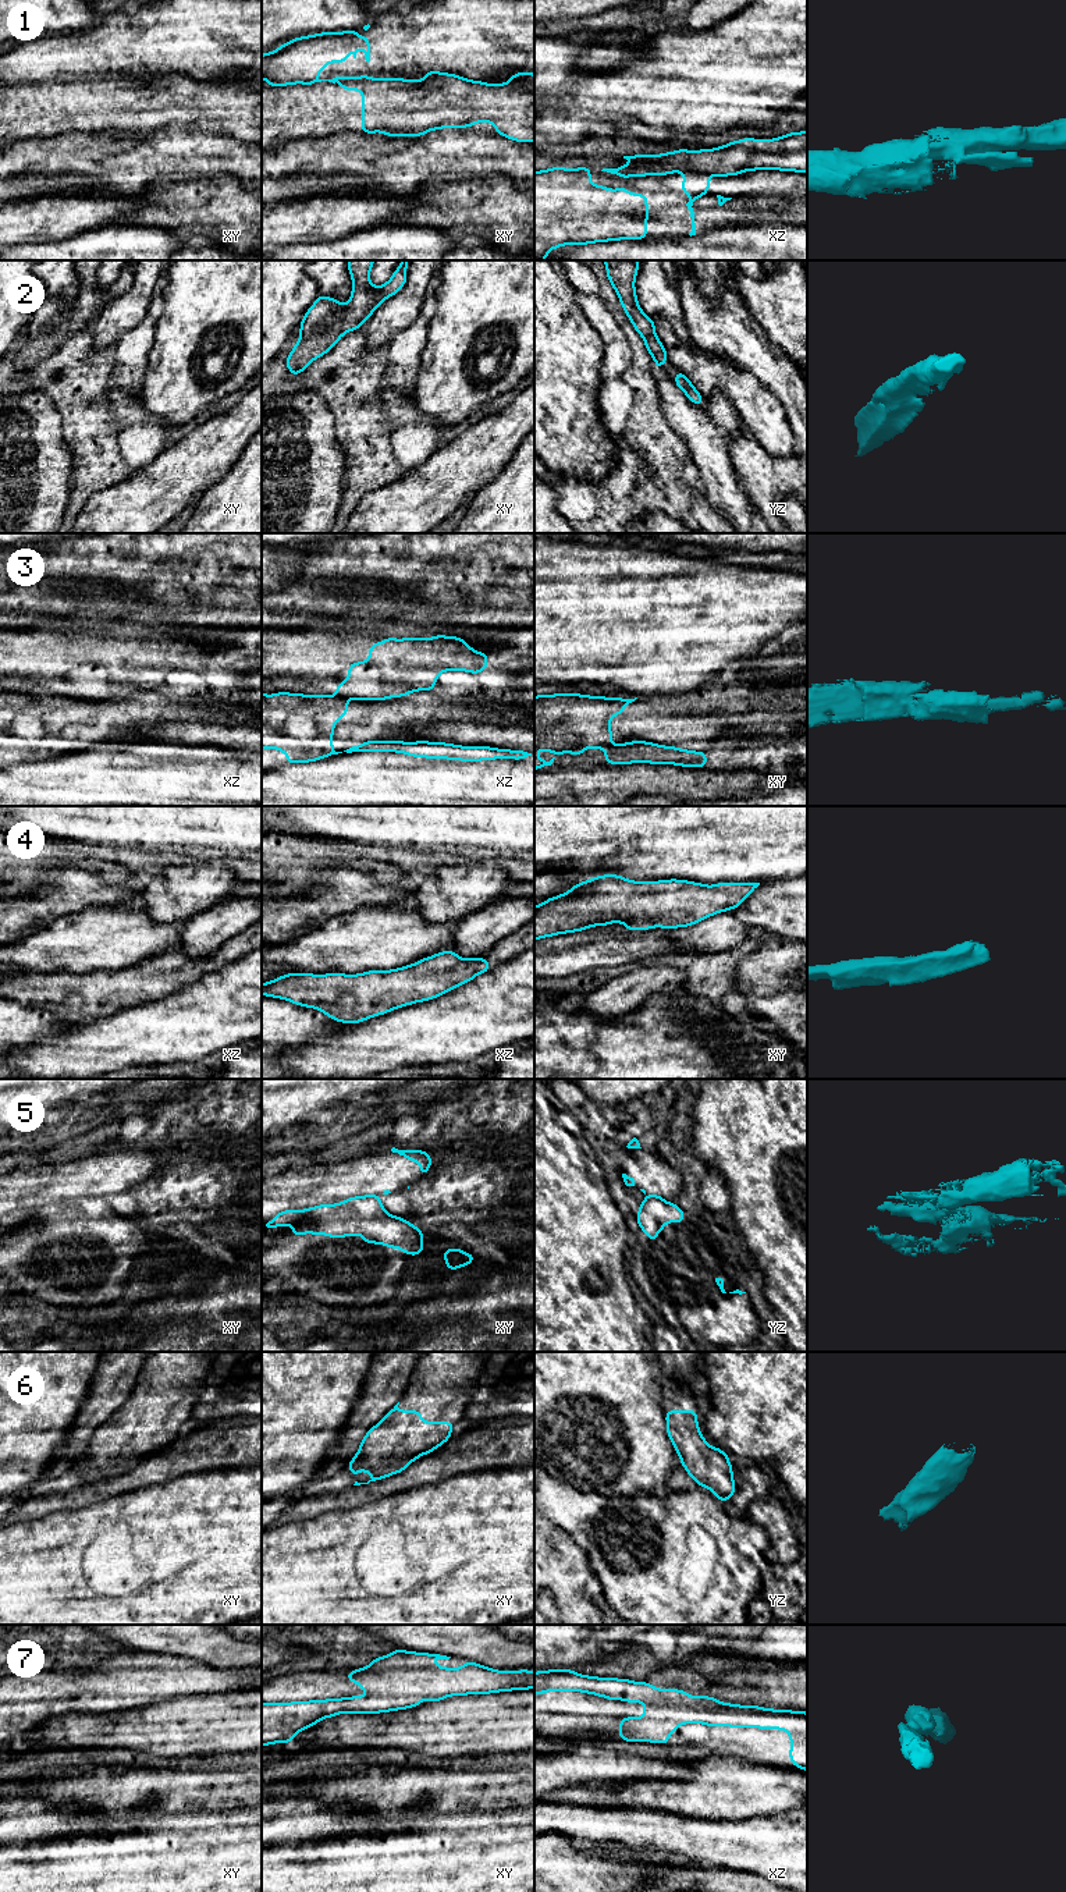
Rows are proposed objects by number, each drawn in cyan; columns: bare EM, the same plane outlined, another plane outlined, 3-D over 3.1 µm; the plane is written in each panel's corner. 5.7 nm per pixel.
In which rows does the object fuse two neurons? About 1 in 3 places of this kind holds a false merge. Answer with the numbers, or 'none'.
1, 3, 5

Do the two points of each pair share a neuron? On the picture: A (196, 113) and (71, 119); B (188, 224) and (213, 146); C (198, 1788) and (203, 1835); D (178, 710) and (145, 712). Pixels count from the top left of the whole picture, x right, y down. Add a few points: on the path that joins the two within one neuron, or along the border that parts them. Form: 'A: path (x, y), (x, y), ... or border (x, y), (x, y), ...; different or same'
A: path (166, 112), (102, 112); same
B: border (170, 177), (237, 177); different
C: border (235, 1807), (203, 1810); different
D: path (170, 712), (153, 712); same

